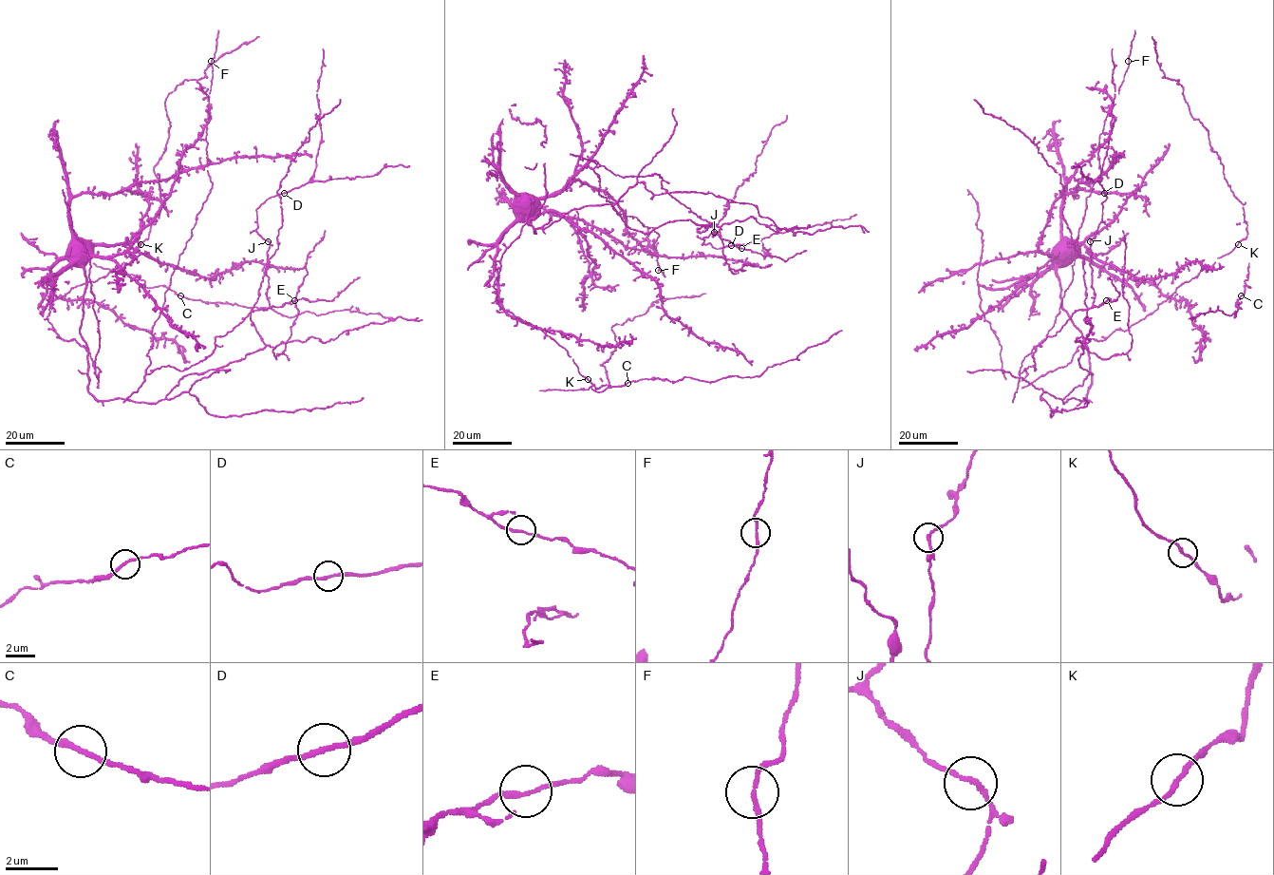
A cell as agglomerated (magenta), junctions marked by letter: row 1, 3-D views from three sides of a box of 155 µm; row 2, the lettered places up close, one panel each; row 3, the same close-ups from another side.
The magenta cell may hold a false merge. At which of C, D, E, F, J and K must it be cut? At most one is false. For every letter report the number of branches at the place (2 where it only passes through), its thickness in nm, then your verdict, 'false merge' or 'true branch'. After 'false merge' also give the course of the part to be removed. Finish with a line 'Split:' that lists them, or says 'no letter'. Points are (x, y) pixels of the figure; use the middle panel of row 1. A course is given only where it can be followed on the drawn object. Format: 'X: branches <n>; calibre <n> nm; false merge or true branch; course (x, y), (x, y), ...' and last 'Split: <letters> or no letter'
C: branches 2; calibre 180 nm; true branch
D: branches 2; calibre 200 nm; true branch
E: branches 2; calibre 160 nm; true branch
F: branches 2; calibre 180 nm; true branch
J: branches 2; calibre 170 nm; true branch
K: branches 2; calibre 180 nm; true branch
Split: no letter

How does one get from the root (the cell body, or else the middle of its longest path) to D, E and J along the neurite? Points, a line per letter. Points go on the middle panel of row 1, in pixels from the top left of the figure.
D: (525, 197), (604, 190), (656, 255), (592, 161), (658, 174), (717, 232), (702, 244), (730, 245)
E: (525, 197), (572, 180), (604, 190), (656, 255), (658, 234), (617, 215), (592, 161), (658, 174), (740, 248)
J: (525, 197), (572, 180), (604, 190), (656, 255), (654, 228), (599, 195), (595, 161), (658, 174), (714, 231)

